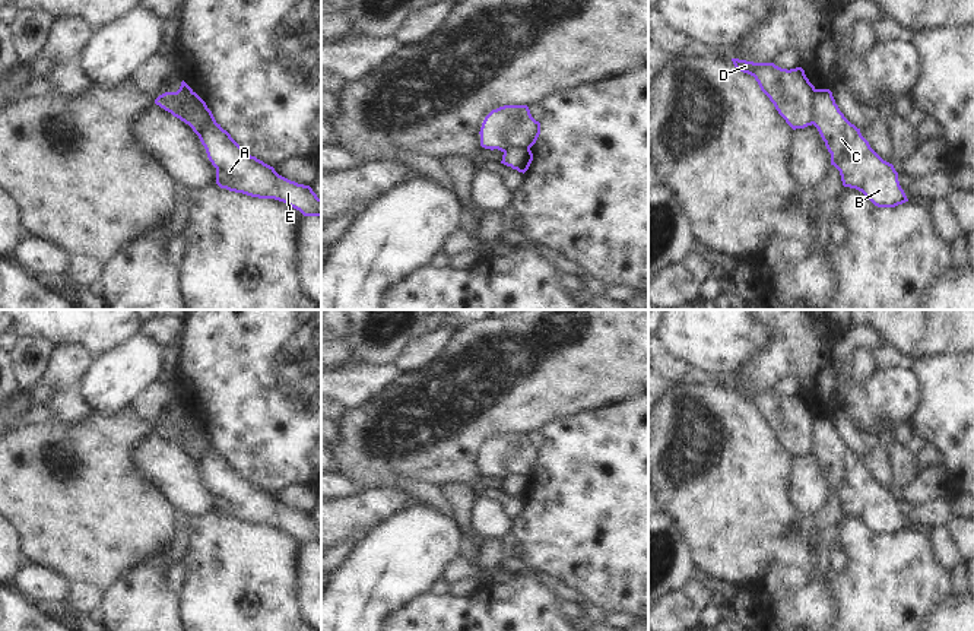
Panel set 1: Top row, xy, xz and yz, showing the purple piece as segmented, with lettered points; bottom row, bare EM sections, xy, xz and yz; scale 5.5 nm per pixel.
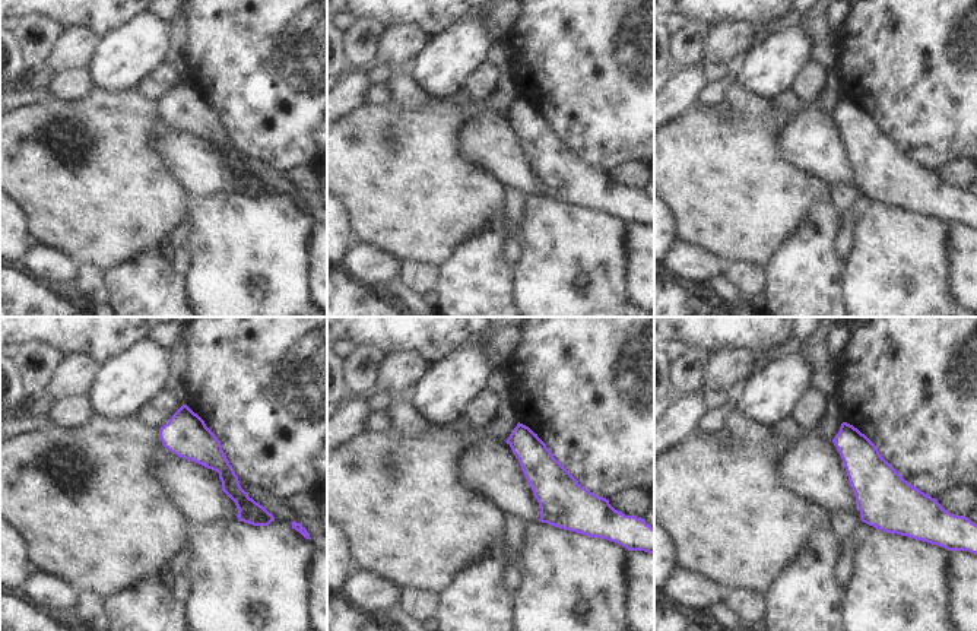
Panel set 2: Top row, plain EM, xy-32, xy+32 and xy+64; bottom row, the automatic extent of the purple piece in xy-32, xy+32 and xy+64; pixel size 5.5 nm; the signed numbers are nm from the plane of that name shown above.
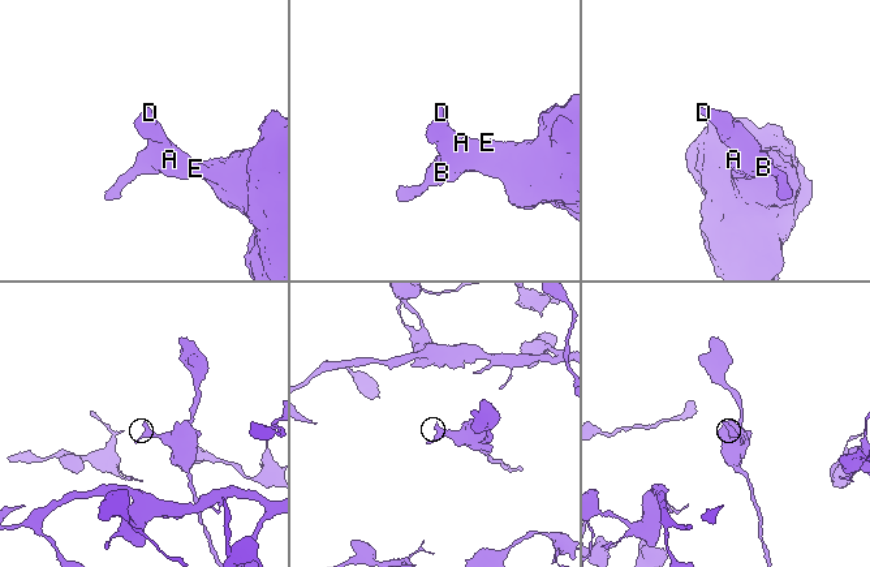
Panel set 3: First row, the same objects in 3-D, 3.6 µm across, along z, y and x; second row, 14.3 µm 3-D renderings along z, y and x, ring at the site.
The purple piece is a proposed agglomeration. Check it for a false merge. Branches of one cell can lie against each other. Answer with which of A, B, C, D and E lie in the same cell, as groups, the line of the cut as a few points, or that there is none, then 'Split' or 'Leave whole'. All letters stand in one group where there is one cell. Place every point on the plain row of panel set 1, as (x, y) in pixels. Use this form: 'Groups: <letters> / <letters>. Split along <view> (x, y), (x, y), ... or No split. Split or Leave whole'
Groups: A B C E / D. Split along xy (186, 430), (192, 428), (203, 433), (215, 449). Split.

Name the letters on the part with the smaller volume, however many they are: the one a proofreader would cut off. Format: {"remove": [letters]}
{"remove": ["D"]}

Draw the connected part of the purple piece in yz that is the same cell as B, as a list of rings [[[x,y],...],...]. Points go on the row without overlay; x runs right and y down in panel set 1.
[[[816,416],[812,434],[812,451],[825,469],[844,514],[862,519],[878,535],[908,529],[894,492],[883,488],[860,456],[844,444],[829,416]]]

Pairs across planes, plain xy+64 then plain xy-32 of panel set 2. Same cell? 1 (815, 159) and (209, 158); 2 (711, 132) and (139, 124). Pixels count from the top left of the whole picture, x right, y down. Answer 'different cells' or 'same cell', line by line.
1: same cell
2: same cell

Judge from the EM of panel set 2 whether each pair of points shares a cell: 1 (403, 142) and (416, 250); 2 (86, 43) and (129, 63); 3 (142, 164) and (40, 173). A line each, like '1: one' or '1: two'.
1: one
2: two
3: one

